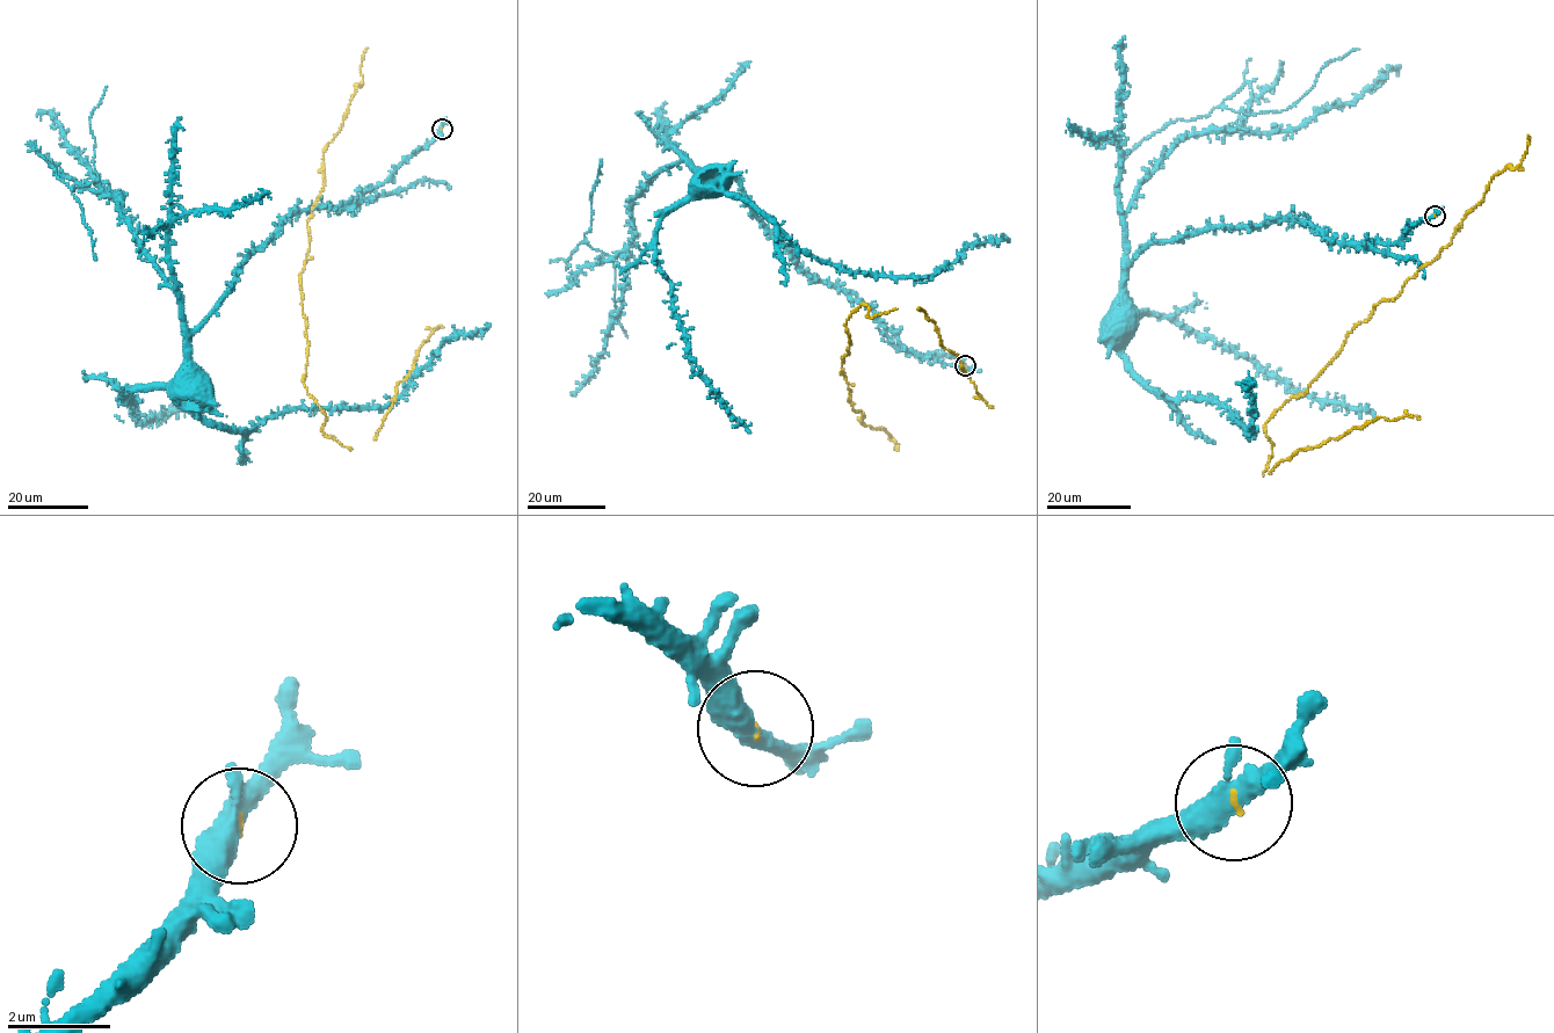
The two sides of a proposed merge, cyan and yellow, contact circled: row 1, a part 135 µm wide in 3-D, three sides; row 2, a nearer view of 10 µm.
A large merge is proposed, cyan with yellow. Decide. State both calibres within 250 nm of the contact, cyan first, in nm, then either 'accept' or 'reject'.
380/60 nm | accept

